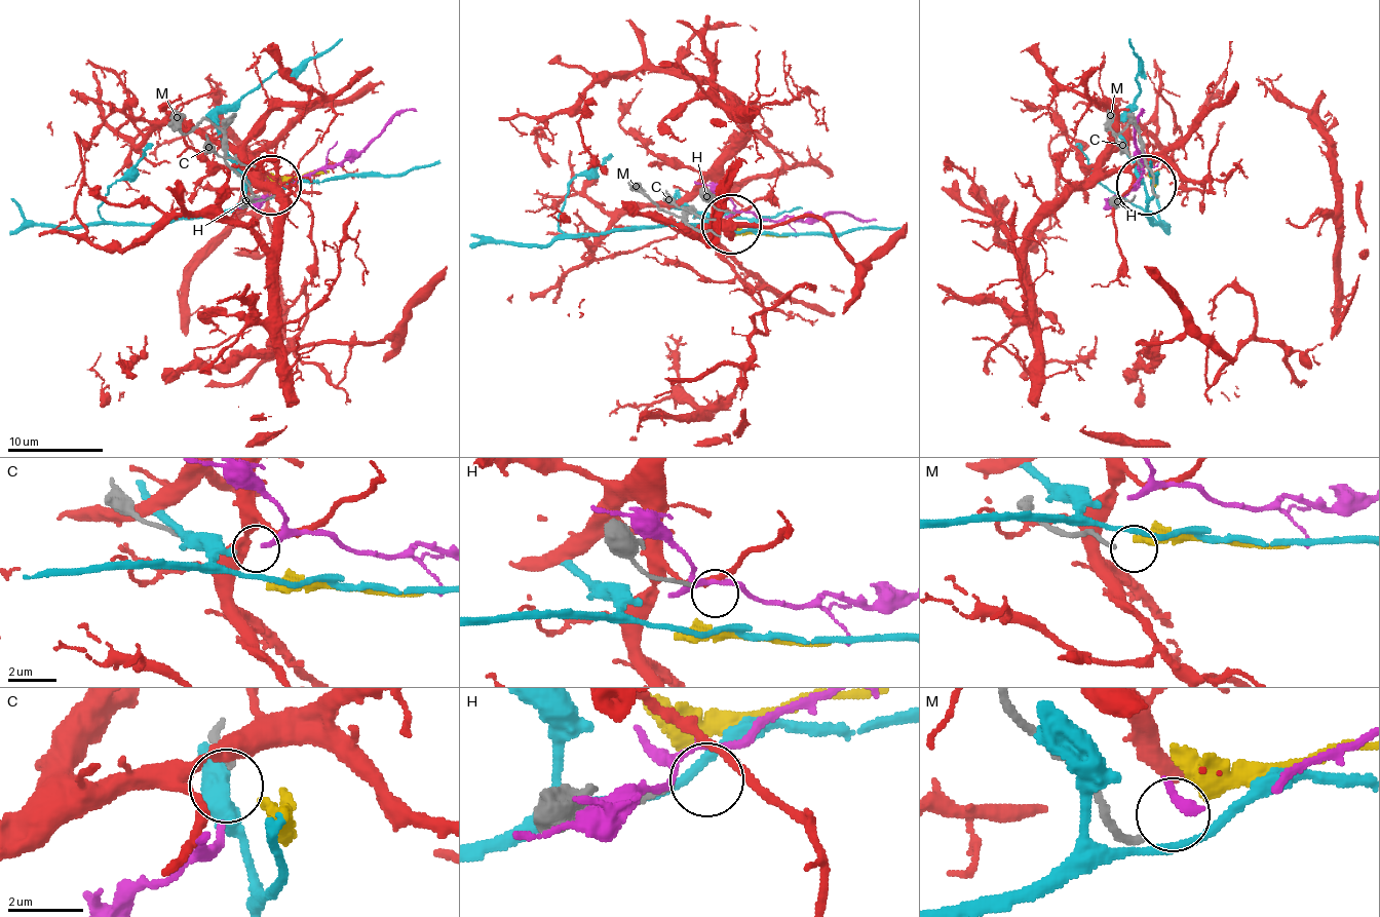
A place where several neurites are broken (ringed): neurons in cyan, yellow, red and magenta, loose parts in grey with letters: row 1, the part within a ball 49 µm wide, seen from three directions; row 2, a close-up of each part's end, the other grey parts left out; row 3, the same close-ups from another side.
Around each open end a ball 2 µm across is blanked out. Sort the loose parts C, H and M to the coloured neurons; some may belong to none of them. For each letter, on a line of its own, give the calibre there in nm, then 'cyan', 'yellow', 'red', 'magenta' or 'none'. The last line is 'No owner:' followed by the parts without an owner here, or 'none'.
C: 160 nm | magenta
H: 140 nm | none
M: 190 nm | yellow
No owner: H

